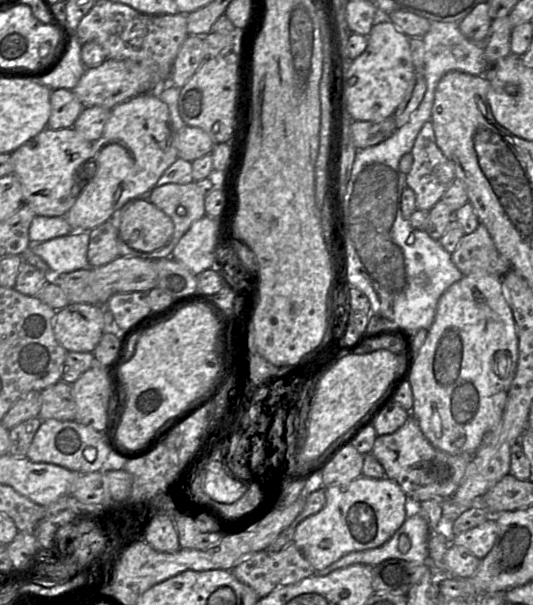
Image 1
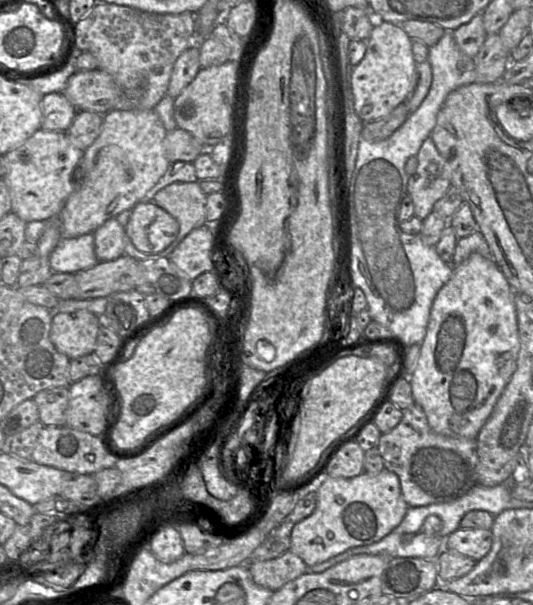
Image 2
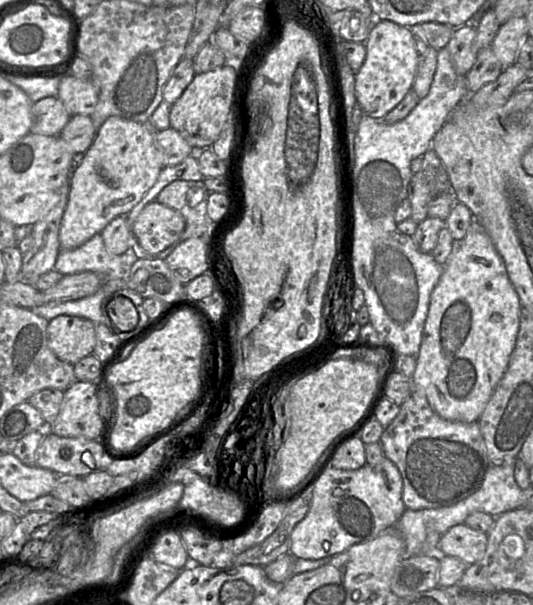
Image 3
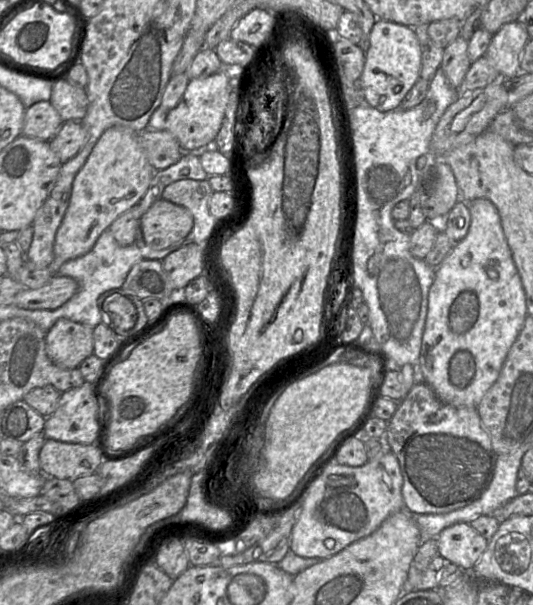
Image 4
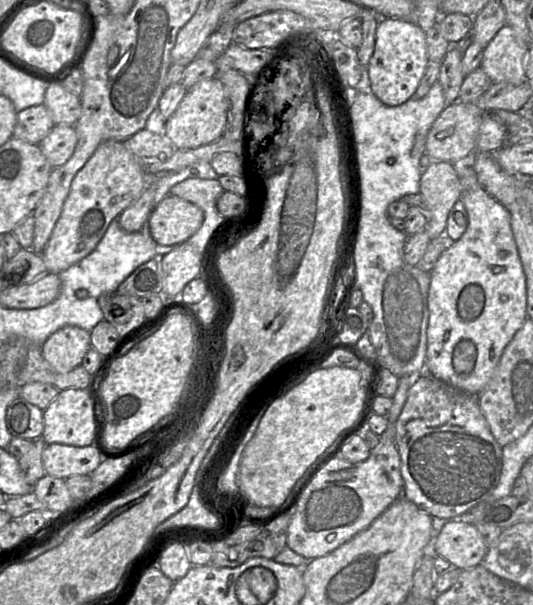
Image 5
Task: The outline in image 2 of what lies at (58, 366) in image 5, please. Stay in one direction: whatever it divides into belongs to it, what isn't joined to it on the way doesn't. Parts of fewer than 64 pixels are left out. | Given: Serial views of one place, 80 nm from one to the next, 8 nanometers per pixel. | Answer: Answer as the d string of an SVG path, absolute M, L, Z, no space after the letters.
M85 309L59 312L52 317L50 340L69 359L95 351L101 318Z

